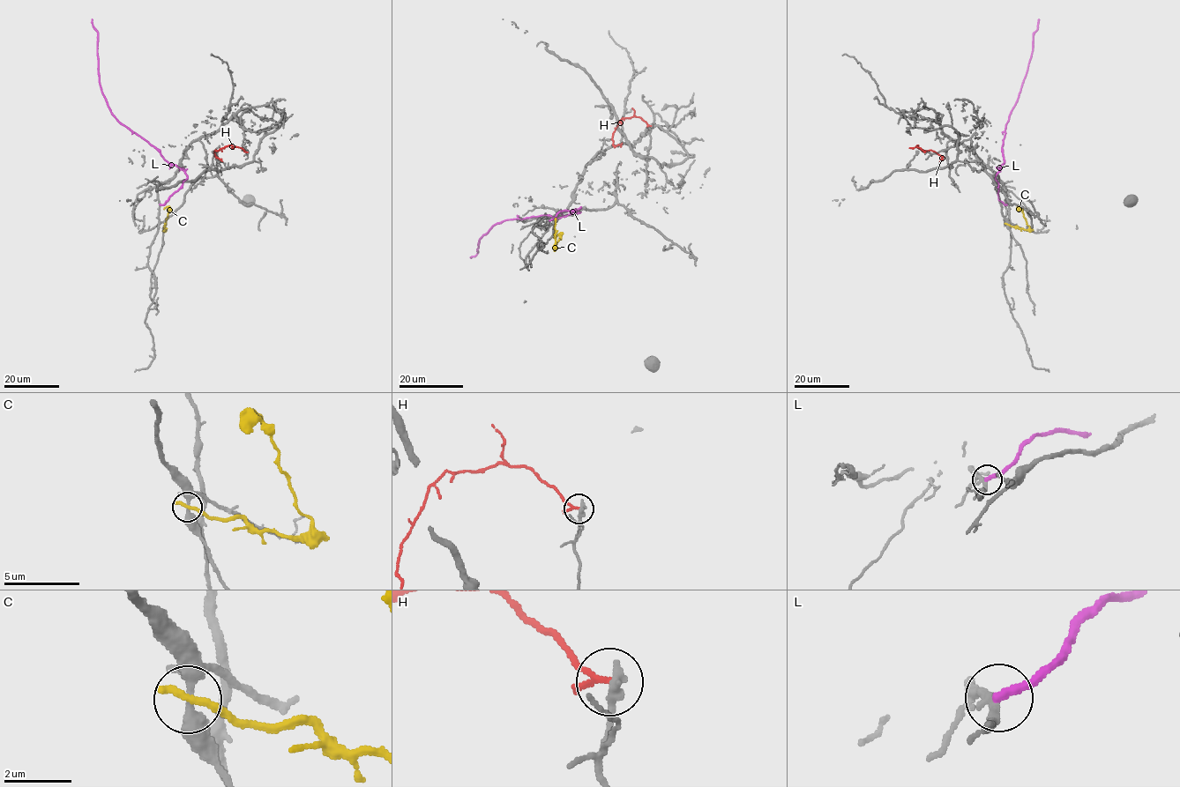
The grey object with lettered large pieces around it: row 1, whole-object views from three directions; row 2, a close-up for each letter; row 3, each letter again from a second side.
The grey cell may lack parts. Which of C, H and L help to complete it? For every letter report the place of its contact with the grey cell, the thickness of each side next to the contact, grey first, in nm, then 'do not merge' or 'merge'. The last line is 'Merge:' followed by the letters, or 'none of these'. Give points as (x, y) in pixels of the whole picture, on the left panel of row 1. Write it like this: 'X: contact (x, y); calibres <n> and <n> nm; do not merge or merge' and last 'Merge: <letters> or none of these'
C: contact (165, 224); calibres 300 and 320 nm; do not merge
H: contact (247, 152); calibres 400 and 200 nm; do not merge
L: contact (160, 204); calibres 280 and 280 nm; do not merge
Merge: none of these

